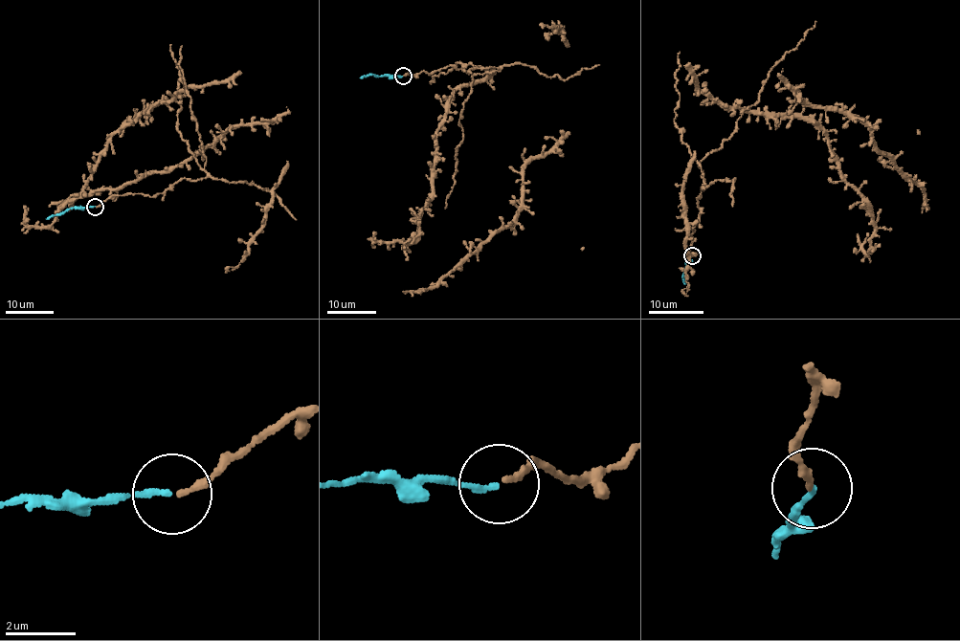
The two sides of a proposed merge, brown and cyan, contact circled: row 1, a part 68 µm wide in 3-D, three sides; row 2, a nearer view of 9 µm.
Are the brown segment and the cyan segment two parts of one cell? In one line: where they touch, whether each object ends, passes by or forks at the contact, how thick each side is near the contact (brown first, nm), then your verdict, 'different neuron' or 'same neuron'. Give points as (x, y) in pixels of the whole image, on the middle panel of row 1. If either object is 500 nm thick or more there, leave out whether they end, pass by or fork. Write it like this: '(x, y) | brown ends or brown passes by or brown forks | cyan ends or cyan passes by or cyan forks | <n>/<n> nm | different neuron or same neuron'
(403, 76) | brown ends | cyan ends | 170/150 nm | same neuron

